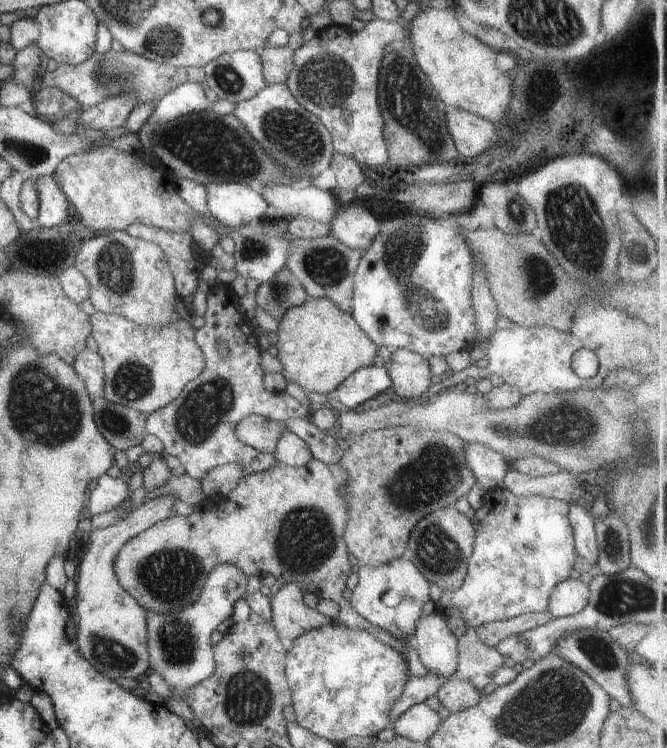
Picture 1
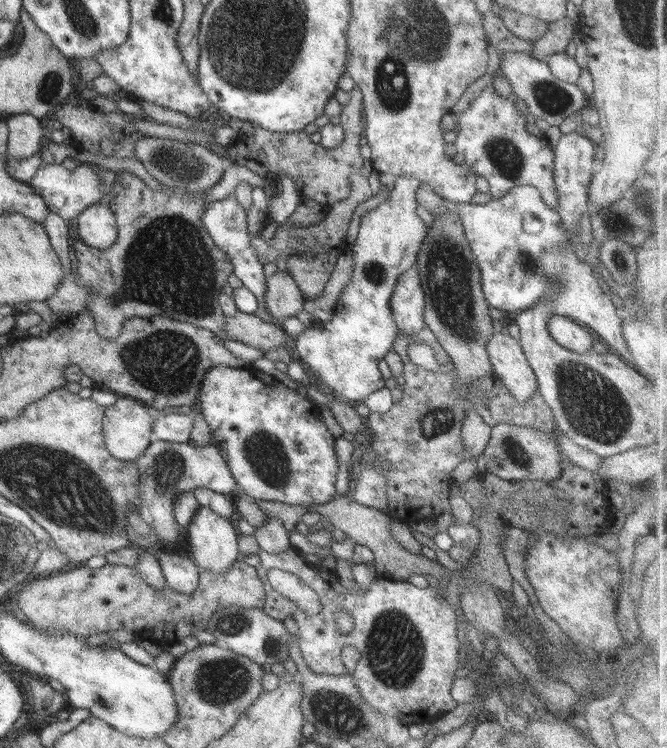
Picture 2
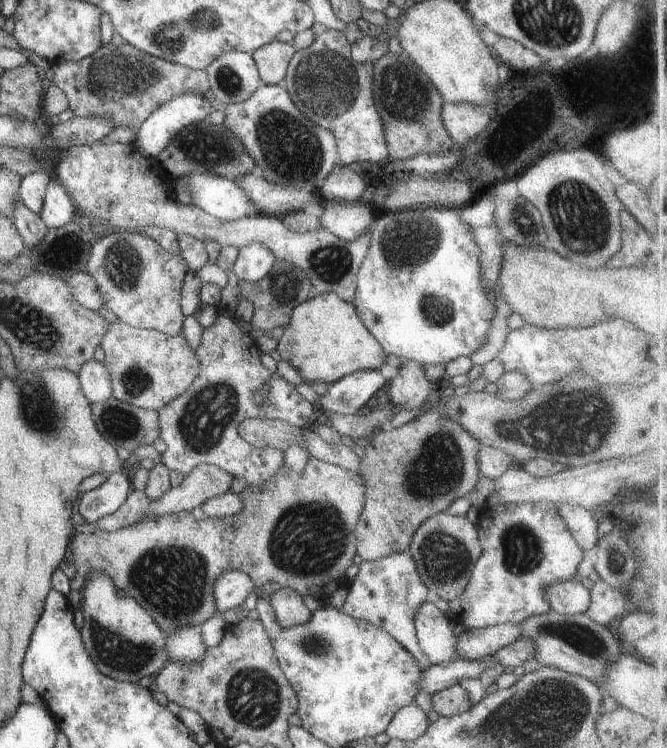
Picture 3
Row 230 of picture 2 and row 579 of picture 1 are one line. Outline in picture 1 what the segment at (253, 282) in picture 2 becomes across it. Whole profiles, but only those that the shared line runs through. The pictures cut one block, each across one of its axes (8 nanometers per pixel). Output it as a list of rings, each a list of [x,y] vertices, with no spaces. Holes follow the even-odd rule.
[[[222,563],[210,571],[196,602],[165,615],[148,612],[148,674],[154,672],[160,675],[172,687],[173,696],[164,702],[164,706],[192,727],[194,727],[192,721],[196,719],[195,714],[183,696],[188,689],[214,672],[214,644],[211,641],[211,634],[216,631],[218,624],[232,616],[236,600],[245,598],[248,594],[248,583],[249,577],[239,568]]]

